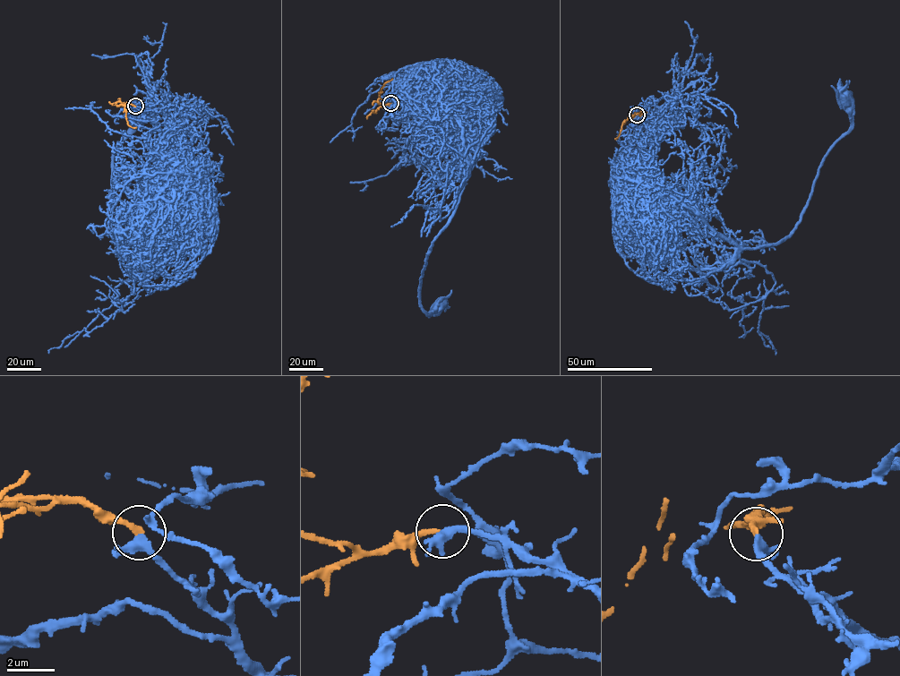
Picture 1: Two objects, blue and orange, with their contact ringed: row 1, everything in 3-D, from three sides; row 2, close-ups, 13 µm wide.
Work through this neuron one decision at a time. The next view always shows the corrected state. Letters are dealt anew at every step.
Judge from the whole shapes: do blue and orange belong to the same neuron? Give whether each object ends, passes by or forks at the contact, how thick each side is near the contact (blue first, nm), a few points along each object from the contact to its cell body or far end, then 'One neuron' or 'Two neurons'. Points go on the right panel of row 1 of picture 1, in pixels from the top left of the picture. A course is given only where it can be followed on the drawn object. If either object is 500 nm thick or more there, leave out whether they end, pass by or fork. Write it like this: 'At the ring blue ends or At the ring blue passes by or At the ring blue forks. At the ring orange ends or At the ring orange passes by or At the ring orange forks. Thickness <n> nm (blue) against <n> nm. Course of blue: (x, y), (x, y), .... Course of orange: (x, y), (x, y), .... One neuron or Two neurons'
At the ring blue passes by. At the ring orange ends. Thickness 340 nm (blue) against 240 nm. Course of blue: (637, 115), (658, 141), (661, 185), (756, 249), (801, 219), (821, 161), (851, 125), (844, 97). Course of orange: (637, 115), (623, 121), (614, 138). One neuron

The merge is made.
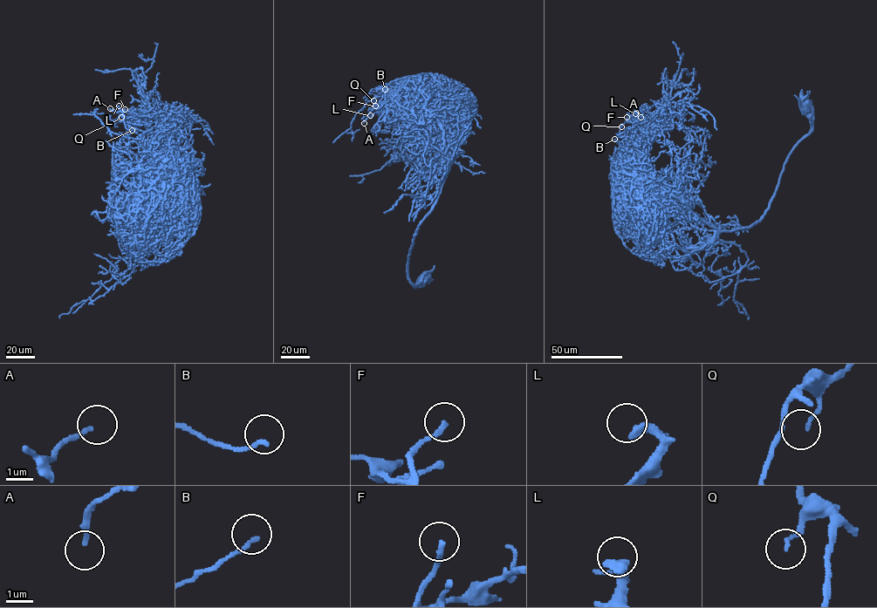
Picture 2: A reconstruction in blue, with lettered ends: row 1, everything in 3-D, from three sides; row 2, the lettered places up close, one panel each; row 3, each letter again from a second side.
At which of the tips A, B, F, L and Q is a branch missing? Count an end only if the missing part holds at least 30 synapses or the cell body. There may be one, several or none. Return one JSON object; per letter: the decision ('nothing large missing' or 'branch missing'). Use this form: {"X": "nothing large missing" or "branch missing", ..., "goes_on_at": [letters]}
{"A": "nothing large missing", "B": "nothing large missing", "F": "nothing large missing", "L": "nothing large missing", "Q": "nothing large missing", "goes_on_at": []}

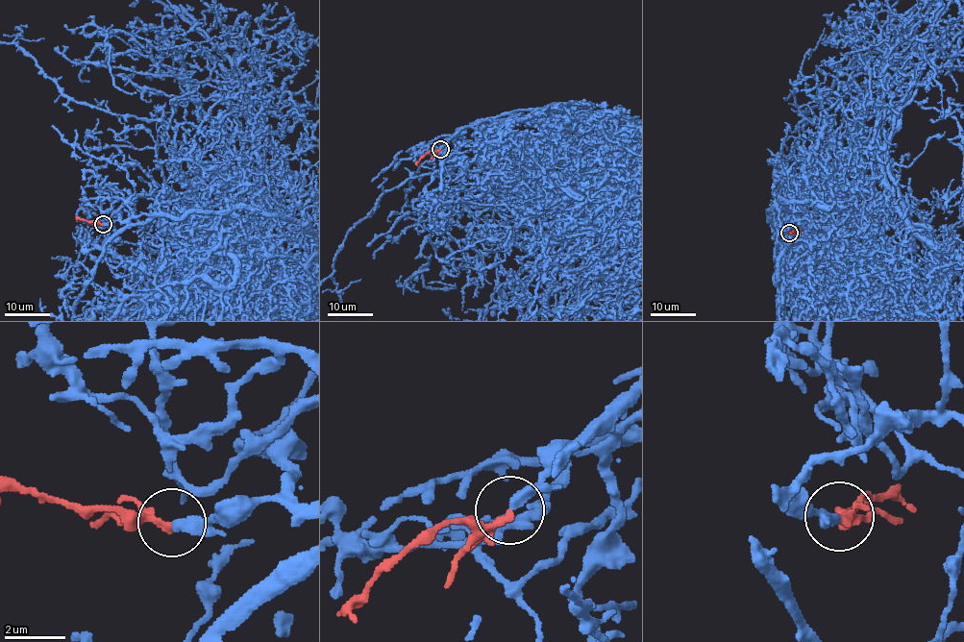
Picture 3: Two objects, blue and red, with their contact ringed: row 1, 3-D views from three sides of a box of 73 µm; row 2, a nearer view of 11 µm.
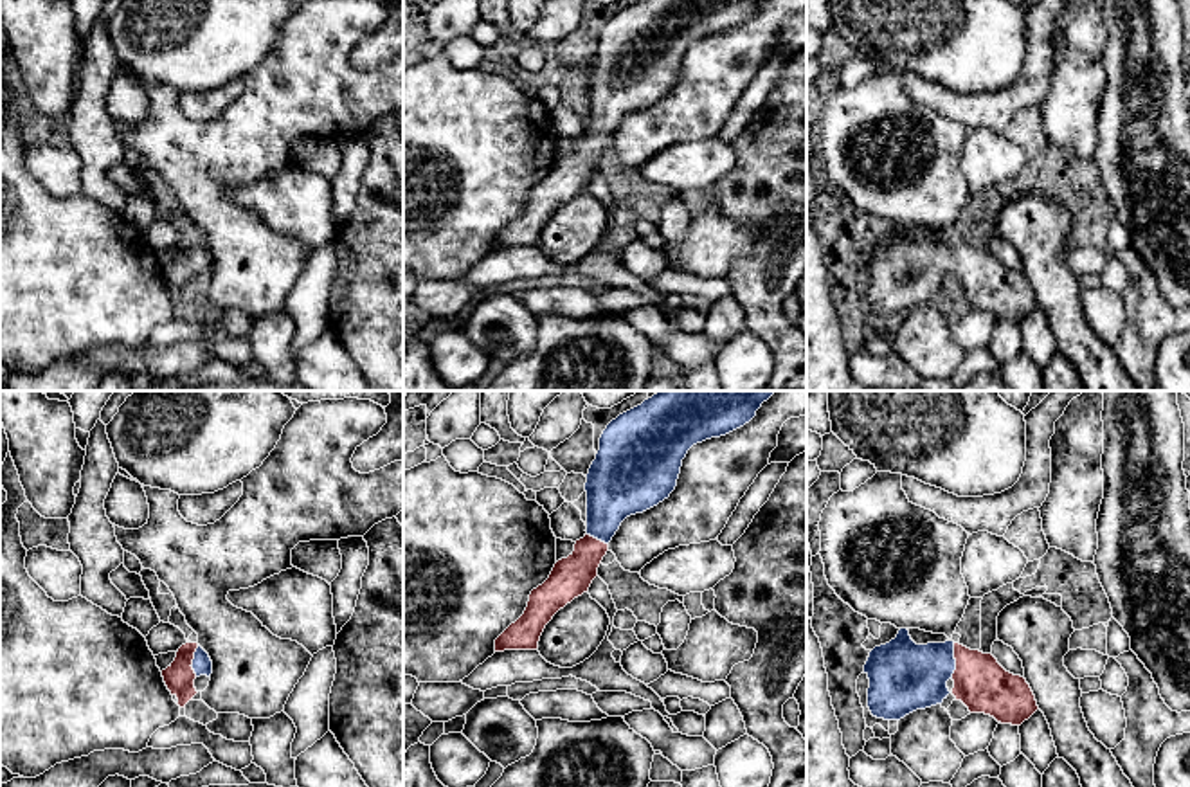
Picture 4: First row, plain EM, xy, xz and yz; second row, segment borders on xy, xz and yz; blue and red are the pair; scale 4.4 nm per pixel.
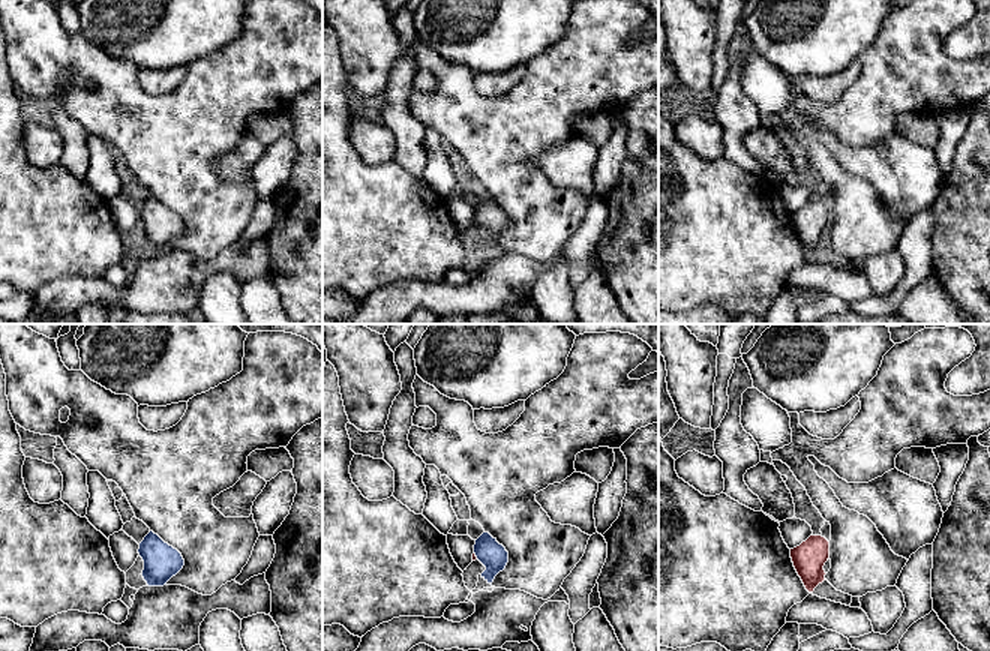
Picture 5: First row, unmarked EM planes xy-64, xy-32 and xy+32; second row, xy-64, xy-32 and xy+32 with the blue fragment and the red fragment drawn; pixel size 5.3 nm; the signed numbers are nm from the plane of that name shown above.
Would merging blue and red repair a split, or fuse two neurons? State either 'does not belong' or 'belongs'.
belongs

